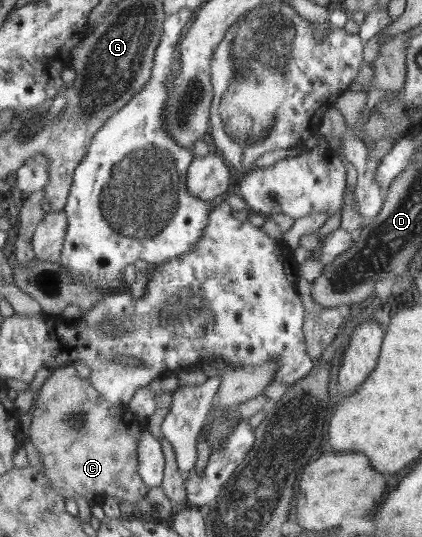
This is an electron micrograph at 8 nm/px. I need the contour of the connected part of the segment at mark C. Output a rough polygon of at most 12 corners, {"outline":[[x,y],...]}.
{"outline":[[76,367],[35,396],[42,470],[68,499],[138,503],[148,417]]}

